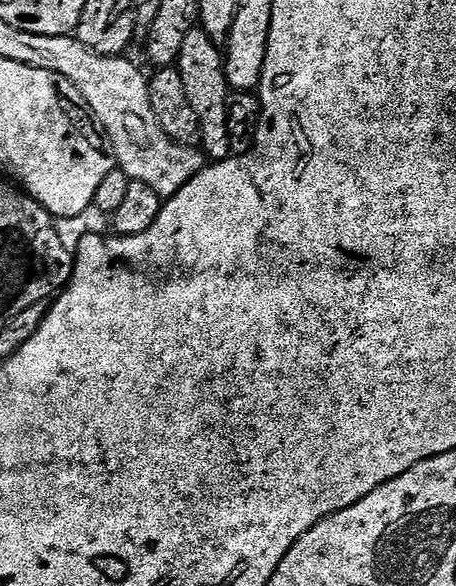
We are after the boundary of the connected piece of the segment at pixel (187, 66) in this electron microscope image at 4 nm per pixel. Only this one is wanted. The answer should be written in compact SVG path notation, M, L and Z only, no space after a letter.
M197 26L190 30L190 34L186 34L186 42L182 42L178 61L178 71L188 95L188 103L200 124L198 136L201 141L204 139L203 151L213 161L226 160L234 152L234 148L231 148L234 141L228 130L230 89L224 73L224 57L221 49L216 49L216 46L217 41Z

